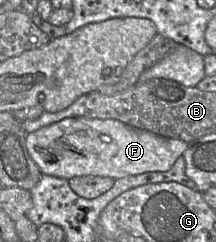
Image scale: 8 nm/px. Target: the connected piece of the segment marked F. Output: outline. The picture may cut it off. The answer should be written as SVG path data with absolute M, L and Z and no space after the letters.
M71 117L27 133L26 147L43 174L69 180L76 176L124 178L167 171L189 143L129 126L116 119Z

